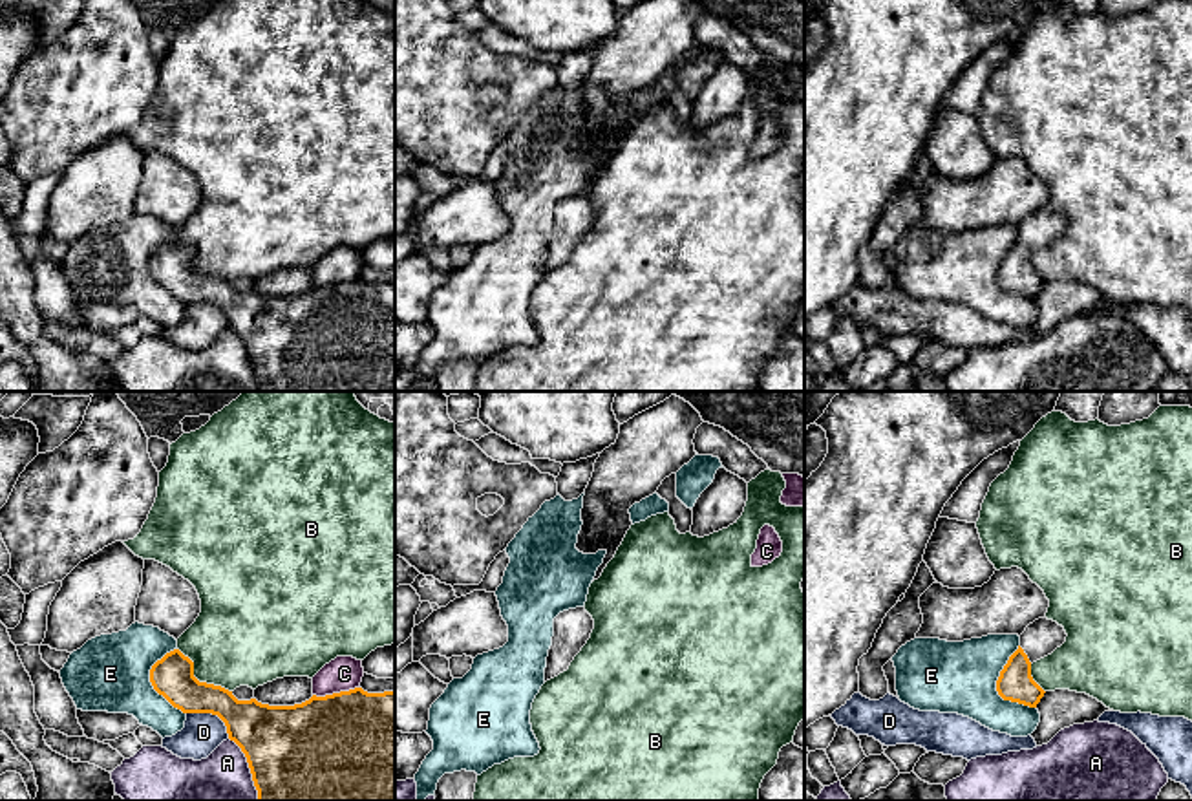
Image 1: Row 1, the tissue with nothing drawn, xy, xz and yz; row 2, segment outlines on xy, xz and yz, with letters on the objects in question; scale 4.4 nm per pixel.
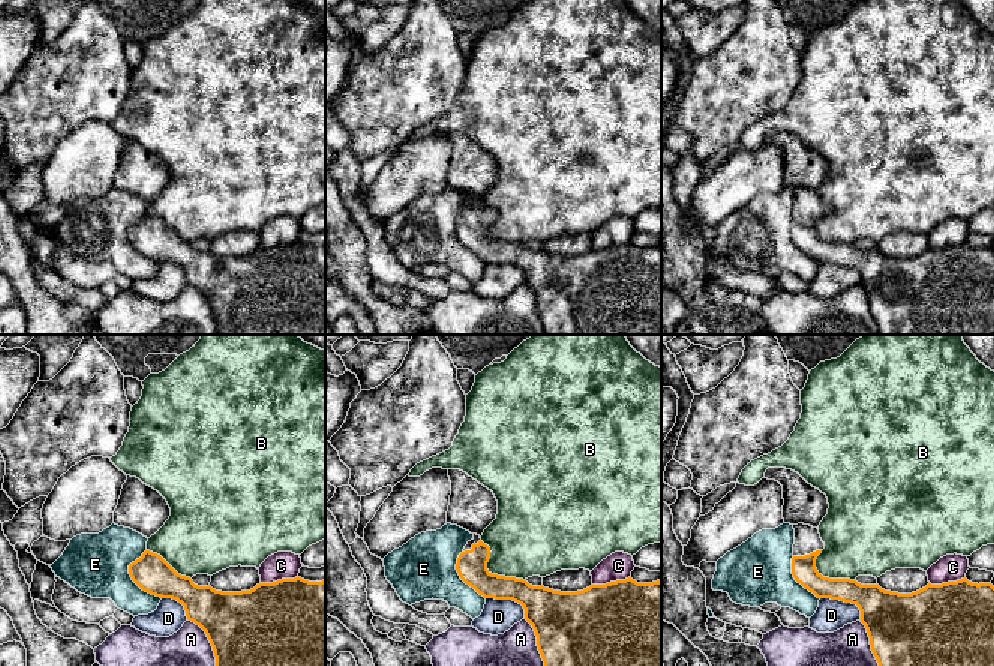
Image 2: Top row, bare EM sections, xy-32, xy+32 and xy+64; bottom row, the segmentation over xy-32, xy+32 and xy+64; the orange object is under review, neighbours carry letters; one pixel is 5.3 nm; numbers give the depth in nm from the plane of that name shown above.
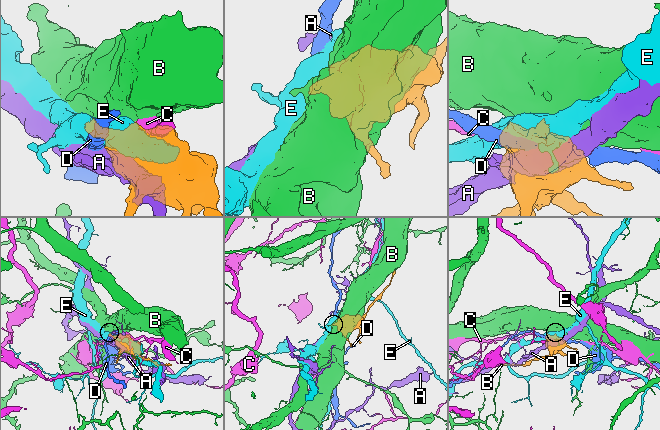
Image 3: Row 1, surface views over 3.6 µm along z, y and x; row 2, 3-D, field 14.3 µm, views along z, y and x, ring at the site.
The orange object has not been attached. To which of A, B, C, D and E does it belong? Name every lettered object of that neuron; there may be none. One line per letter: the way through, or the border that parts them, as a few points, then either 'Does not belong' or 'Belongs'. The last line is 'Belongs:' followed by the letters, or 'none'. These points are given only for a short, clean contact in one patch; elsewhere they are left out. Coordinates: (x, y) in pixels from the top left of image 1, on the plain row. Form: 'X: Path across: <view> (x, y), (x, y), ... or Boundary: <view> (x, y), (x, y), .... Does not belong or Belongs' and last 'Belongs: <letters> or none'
A: Does not belong
B: Does not belong
C: Does not belong
D: Does not belong
E: Does not belong
Belongs: none

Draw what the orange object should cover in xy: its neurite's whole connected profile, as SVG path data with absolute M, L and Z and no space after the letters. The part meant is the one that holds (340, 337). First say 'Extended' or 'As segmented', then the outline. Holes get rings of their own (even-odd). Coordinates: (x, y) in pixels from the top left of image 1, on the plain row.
As segmented. M179 240L166 243L152 256L150 272L159 285L163 285L174 298L181 300L183 304L212 304L225 313L229 329L234 331L247 347L252 371L258 380L258 391L395 391L395 282L367 283L362 278L355 278L325 287L313 285L309 291L294 296L269 296L258 293L256 289L238 291L232 282L221 276L199 272L194 267L194 252Z

